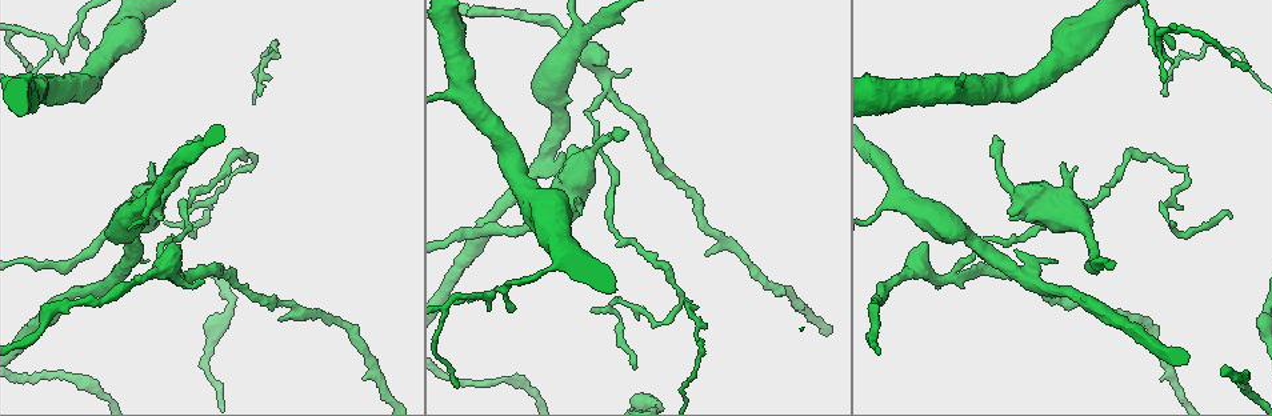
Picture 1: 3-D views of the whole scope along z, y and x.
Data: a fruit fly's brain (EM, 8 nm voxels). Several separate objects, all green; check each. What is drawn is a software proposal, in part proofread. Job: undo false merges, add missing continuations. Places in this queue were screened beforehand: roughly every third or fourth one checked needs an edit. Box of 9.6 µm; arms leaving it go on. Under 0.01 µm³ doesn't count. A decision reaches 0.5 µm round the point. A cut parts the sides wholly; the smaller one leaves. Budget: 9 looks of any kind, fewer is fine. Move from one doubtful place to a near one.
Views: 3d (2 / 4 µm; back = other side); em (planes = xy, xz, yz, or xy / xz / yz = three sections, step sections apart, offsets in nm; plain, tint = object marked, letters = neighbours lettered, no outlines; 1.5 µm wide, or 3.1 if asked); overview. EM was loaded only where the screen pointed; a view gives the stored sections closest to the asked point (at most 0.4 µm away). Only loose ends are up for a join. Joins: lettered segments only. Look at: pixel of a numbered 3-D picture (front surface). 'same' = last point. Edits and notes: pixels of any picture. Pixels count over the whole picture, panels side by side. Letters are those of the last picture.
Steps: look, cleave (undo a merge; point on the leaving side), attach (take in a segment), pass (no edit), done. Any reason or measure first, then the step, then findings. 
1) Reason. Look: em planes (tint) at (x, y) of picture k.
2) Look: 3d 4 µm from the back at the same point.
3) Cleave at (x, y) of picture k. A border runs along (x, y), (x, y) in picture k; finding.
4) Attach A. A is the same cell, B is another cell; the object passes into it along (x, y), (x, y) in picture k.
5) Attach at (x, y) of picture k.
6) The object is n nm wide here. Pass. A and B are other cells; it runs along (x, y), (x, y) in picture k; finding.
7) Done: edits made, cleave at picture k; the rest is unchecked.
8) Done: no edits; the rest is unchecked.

Thin end. Look: em xz step 8 (letters) at (32, 65) of picture 1.

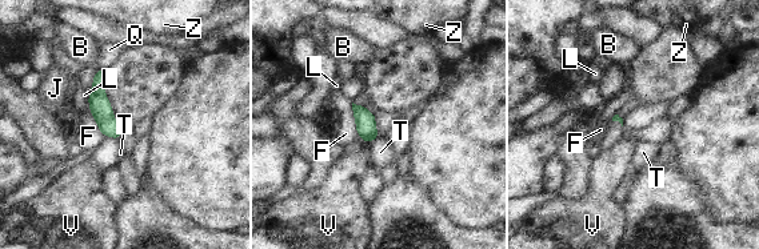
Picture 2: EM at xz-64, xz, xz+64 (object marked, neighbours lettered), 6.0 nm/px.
Look: em planes (letters) at the same point.

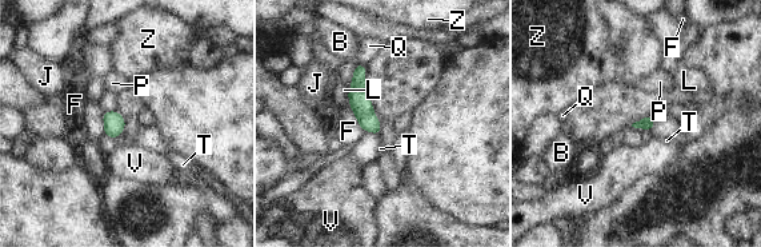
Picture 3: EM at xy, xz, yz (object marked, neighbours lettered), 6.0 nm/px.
The longest contact is with F, 140 nm. Attach at (669, 130) of picture 3. T is the same cell, B, F, J, L, P, Q, V and Z are other cells; the cell continues.

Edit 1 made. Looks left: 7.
Branch point. Look: 3d 4 µm at (61, 47) of picture 1.

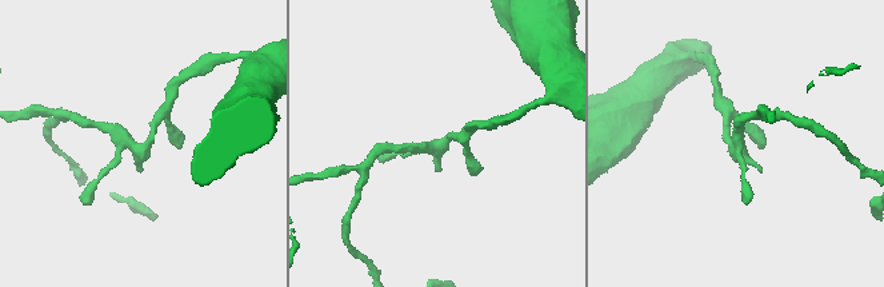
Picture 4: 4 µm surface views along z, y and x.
Shape alone is not enough. Look: em planes (tint) at (437, 143) of picture 4.

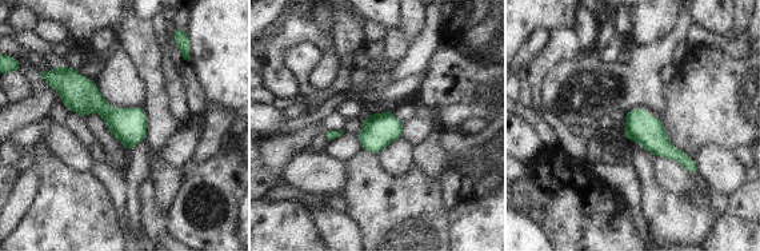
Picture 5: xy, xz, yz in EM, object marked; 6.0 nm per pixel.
Look: em planes (letters) at the same point.

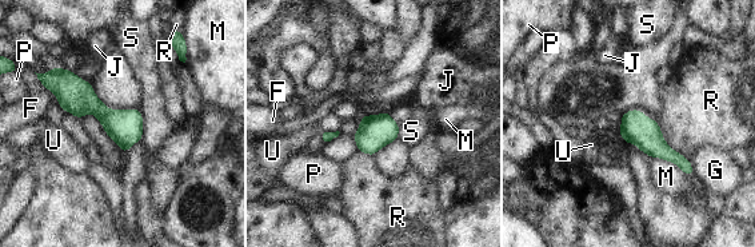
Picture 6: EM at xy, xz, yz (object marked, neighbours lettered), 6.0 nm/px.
Pass. F, G, J, M, P, R, S and U are other cells; it runs along (50, 84), (64, 84), (139, 135) in picture 6; one cell here.

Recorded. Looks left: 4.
Three arms meet. Look: 3d 2 µm at (607, 86) of picture 1.

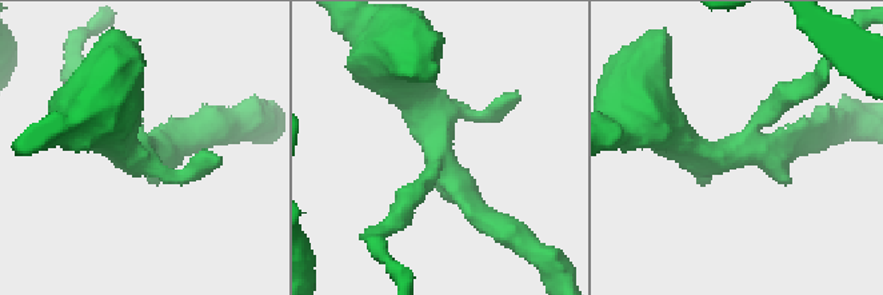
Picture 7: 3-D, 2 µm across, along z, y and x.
Shape alone is not enough. Look: em yz step 8 (tint) at (136, 141) of picture 7.

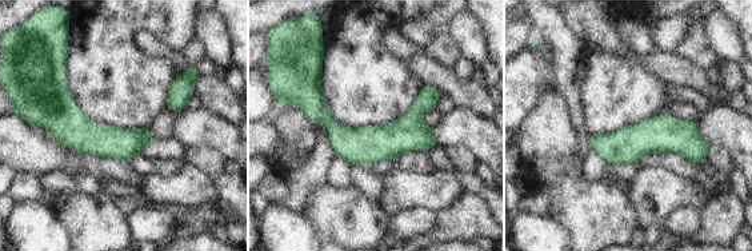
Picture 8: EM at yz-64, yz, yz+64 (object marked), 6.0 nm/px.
Look: em planes (letters) at the same point.

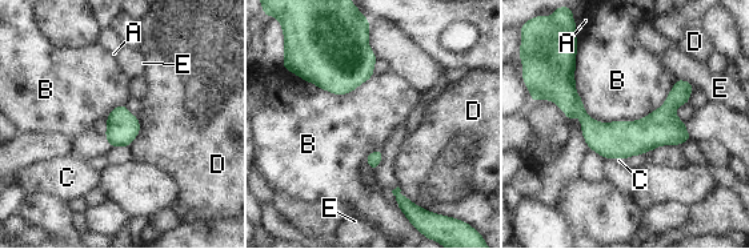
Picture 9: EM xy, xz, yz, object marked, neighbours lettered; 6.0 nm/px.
The longest contact is with B, 650 nm. Pass. A, B, C, D and E are other cells; continuous, no second cell.

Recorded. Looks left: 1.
Tapers out. Look: em xy step 8 (letters) at (591, 309) of picture 1.

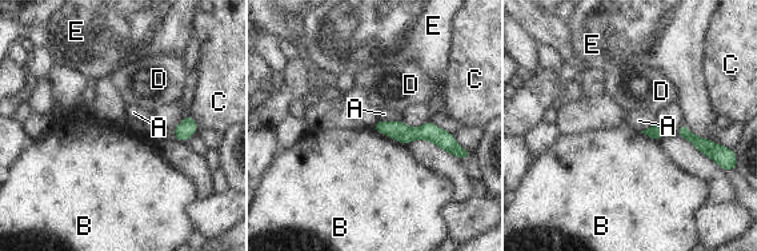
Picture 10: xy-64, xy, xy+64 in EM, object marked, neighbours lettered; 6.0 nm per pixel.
Pass. A, B, C, D and E are other cells; a border runs along (641, 131), (651, 139) in picture 10; none of them fits.

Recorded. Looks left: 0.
Done: edits made, attach at picture 3; the rest is unchecked.

